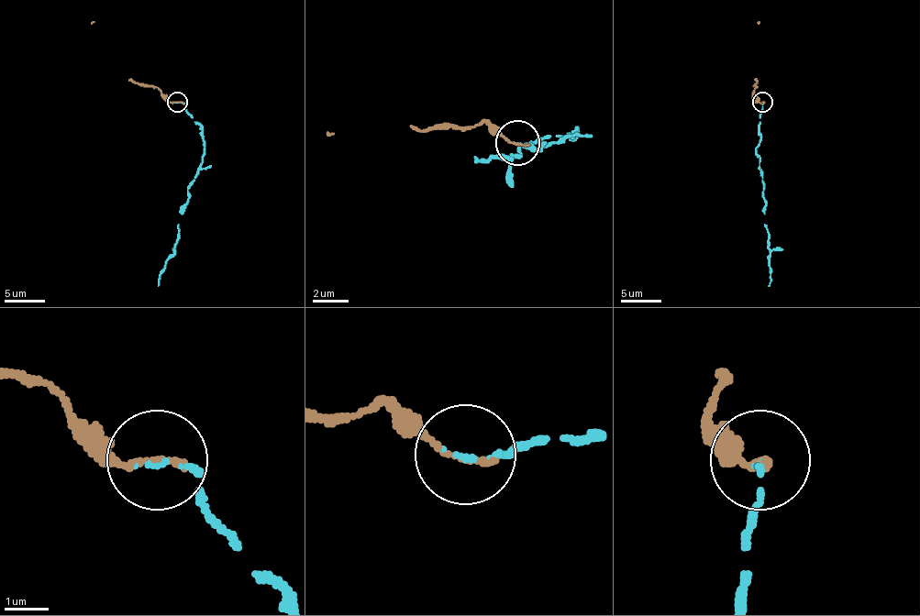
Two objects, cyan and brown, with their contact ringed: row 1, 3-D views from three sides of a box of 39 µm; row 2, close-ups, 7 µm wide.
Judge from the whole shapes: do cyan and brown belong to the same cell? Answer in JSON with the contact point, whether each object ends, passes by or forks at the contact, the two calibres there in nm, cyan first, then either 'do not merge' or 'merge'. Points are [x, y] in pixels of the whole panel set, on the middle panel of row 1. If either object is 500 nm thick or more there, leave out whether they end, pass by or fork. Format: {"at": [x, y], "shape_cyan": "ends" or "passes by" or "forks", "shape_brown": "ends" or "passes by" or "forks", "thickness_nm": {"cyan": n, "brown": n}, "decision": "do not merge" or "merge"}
{"at": [517, 142], "shape_cyan": "ends", "shape_brown": "ends", "thickness_nm": {"cyan": 120, "brown": 190}, "decision": "merge"}

